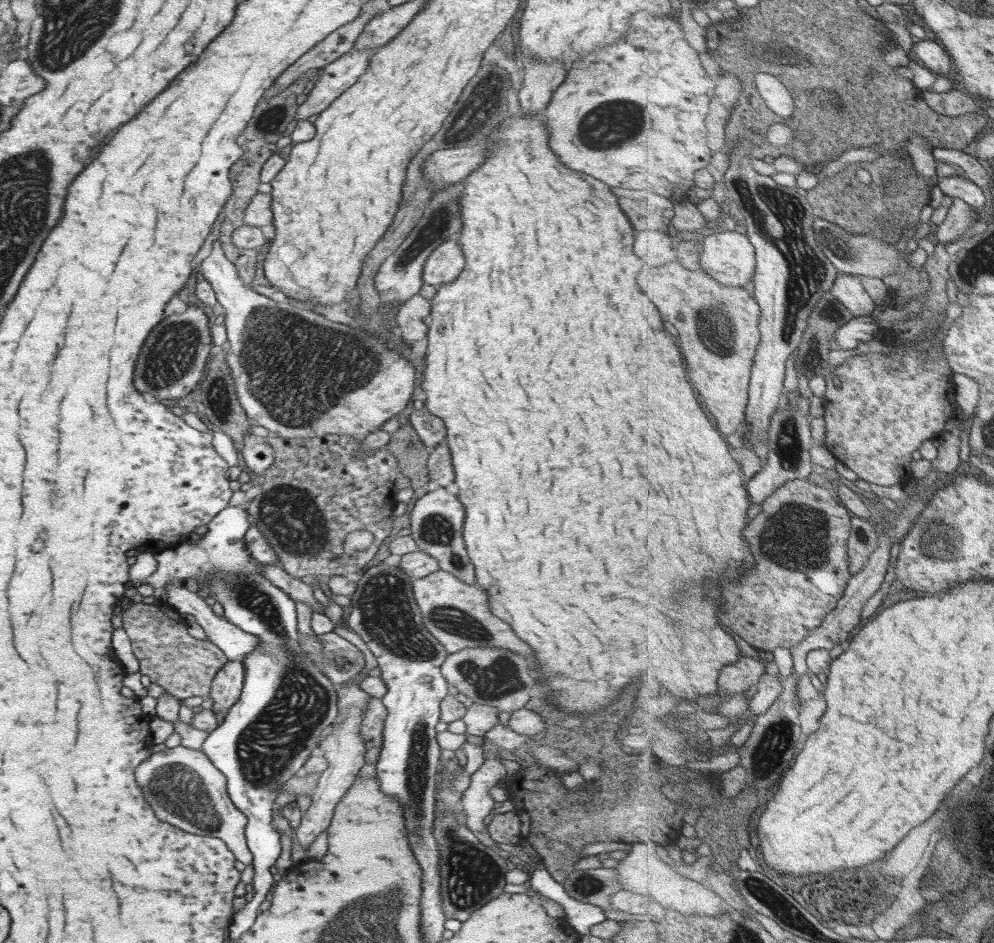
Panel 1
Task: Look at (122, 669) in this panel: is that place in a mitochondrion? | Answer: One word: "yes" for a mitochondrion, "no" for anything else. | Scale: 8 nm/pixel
no

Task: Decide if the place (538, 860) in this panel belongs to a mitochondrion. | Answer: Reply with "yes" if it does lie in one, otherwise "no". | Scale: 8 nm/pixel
no

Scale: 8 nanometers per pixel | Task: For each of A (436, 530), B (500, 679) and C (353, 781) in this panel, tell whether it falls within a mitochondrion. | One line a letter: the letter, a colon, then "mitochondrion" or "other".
A: mitochondrion
B: mitochondrion
C: other

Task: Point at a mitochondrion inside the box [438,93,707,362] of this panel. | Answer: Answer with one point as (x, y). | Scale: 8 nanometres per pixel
(607, 125)

